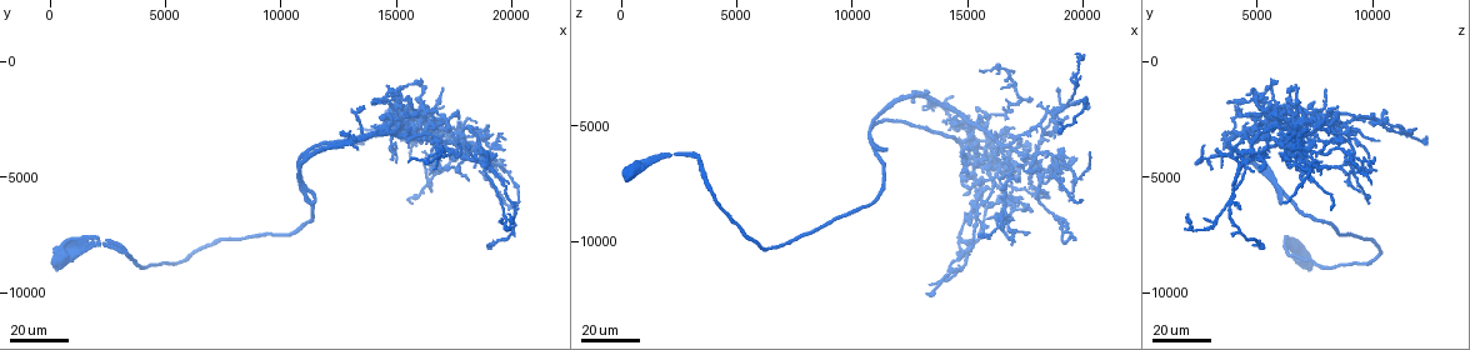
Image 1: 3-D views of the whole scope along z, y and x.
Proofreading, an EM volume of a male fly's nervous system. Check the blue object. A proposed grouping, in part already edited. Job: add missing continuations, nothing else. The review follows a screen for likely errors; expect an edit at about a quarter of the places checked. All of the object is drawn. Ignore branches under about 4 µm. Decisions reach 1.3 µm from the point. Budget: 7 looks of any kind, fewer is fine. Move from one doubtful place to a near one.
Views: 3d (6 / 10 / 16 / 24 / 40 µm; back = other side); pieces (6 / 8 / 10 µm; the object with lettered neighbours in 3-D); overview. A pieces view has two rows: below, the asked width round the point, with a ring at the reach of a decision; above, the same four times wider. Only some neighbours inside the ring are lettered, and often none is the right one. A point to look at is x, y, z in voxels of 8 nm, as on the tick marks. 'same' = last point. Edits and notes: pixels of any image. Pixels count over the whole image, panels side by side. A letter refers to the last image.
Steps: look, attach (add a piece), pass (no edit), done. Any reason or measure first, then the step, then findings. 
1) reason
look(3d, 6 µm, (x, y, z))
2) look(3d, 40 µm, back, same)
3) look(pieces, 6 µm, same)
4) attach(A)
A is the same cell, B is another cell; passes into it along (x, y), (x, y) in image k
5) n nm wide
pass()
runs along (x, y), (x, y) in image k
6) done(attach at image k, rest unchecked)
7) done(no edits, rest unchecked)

an open end
look(3d, 16 µm, (18100, 3500, 5800))

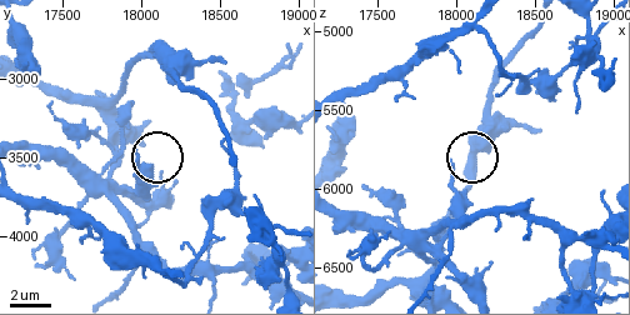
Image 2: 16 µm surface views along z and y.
look(pieces, 8 µm, (17960, 3460, 5840))

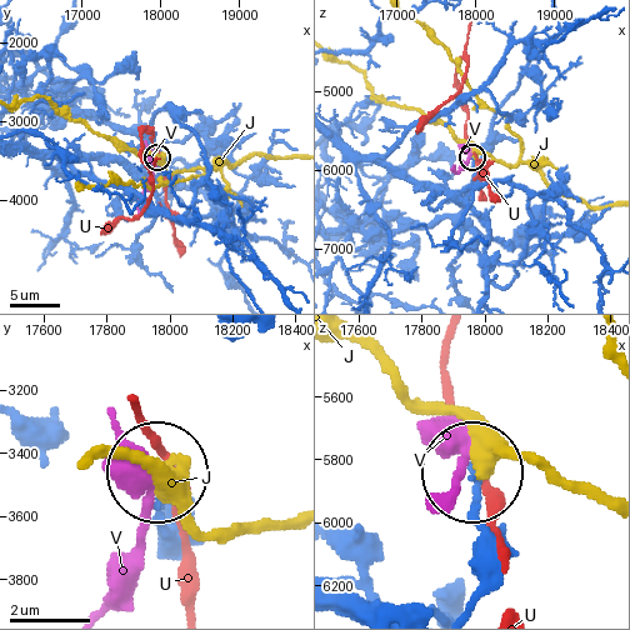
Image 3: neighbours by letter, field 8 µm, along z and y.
pass()
J, U and V are other cells; runs along (356, 151), (461, 196), (474, 183), (473, 159) in image 3; no lettered piece goes on from it

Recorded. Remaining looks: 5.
free end
look(3d, 16 µm, (15500, 3700, 7600))

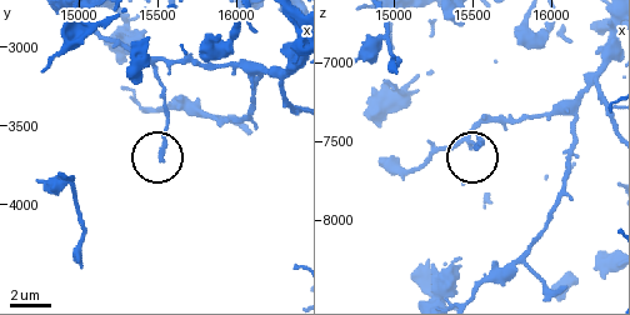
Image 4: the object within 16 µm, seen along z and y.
look(pieces, 10 µm, (15540, 3700, 7540))

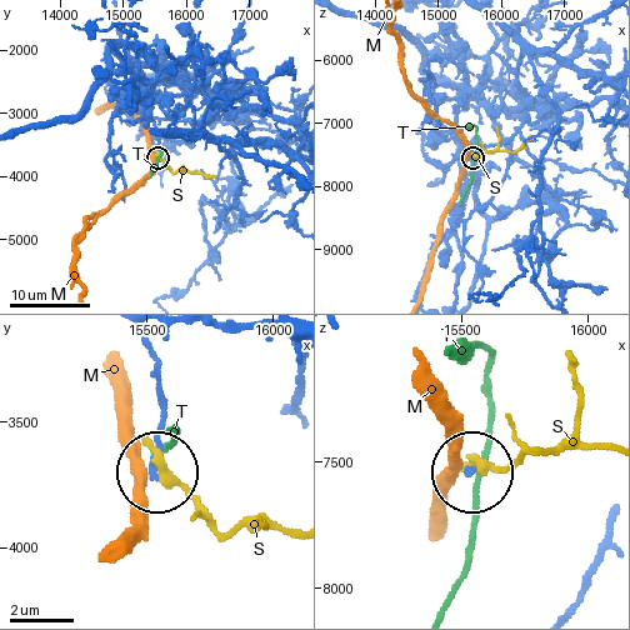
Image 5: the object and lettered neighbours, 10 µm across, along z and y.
pass()
M, S and T are other cells; runs along (144, 341), (160, 374), (160, 468) in image 5; none of them fits

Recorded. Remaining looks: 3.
thin end
look(3d, 16 µm, (14800, 4300, 6200))

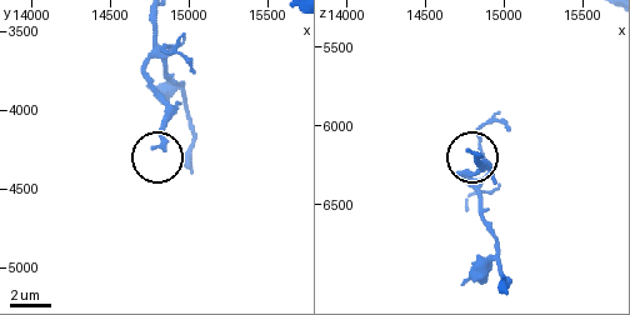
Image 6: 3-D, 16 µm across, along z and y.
what lies round it
look(pieces, 8 µm, (14780, 4260, 6180))

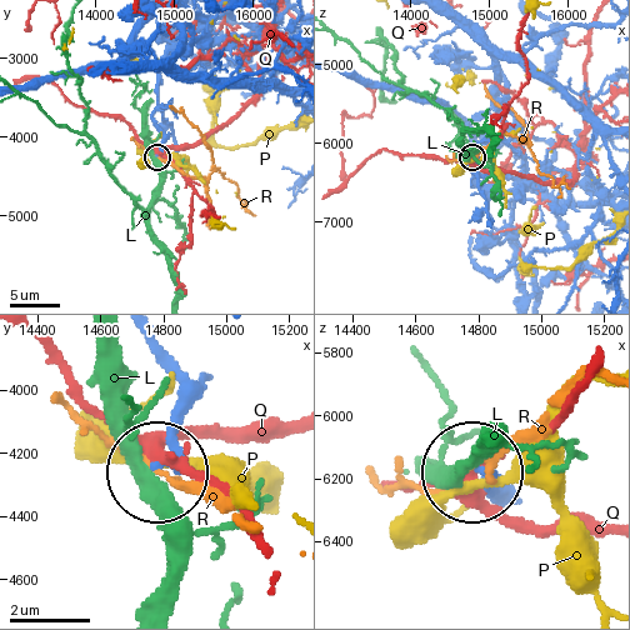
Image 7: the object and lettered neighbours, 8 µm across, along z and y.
pass()
L, P, Q and R are other cells; runs along (145, 344), (179, 395), (179, 435), (163, 461) in image 7; none of them fits

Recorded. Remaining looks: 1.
done(no edits, rest unchecked)

